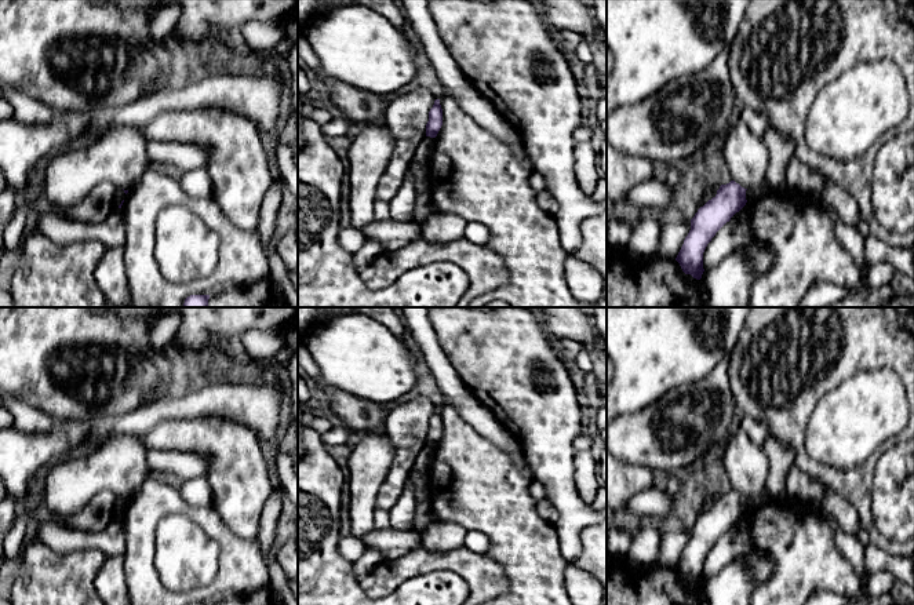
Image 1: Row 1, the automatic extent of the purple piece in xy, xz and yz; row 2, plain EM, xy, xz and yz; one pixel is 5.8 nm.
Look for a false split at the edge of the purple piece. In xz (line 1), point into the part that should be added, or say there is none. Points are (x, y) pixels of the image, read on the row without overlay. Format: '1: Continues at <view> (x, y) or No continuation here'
1: No continuation here

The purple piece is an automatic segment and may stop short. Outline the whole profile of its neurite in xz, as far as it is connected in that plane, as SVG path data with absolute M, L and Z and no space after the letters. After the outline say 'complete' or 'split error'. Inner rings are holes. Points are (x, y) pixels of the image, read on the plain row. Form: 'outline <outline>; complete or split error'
outline M440 408L434 409L433 416L429 420L429 430L426 433L426 445L436 447L443 434L443 418Z; complete

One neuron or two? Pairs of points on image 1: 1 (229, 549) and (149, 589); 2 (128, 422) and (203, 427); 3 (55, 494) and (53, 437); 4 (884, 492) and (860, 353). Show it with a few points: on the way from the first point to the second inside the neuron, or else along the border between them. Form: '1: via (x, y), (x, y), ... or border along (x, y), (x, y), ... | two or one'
1: via (197, 514), (163, 509), (144, 528), (144, 550) | one
2: border along (188, 416), (161, 421), (145, 436) | two
3: border along (55, 460), (51, 465) | two
4: border along (899, 443), (880, 458), (870, 492) | two

